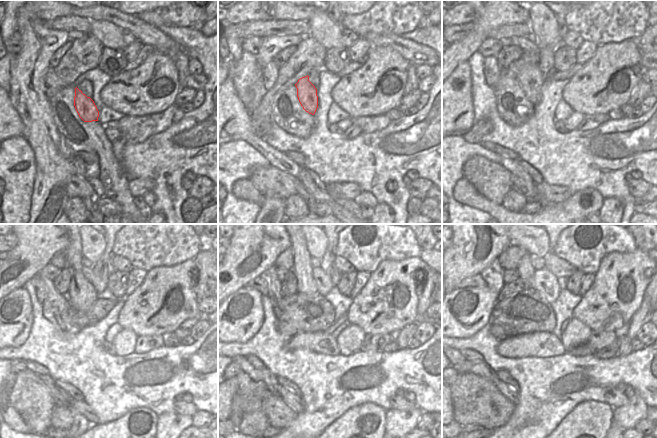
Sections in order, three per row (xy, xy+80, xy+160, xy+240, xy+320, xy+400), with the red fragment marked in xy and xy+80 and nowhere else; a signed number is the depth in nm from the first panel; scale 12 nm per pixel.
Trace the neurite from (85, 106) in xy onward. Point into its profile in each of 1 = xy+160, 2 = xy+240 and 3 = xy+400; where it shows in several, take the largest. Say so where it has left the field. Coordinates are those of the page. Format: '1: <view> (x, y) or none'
1: xy+160 (531, 79)
2: xy+240 (81, 295)
3: xy+400 (525, 269)

